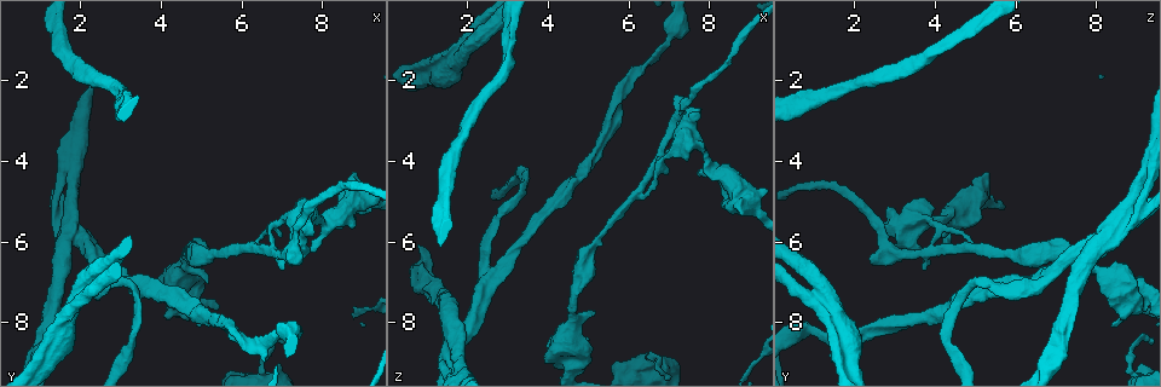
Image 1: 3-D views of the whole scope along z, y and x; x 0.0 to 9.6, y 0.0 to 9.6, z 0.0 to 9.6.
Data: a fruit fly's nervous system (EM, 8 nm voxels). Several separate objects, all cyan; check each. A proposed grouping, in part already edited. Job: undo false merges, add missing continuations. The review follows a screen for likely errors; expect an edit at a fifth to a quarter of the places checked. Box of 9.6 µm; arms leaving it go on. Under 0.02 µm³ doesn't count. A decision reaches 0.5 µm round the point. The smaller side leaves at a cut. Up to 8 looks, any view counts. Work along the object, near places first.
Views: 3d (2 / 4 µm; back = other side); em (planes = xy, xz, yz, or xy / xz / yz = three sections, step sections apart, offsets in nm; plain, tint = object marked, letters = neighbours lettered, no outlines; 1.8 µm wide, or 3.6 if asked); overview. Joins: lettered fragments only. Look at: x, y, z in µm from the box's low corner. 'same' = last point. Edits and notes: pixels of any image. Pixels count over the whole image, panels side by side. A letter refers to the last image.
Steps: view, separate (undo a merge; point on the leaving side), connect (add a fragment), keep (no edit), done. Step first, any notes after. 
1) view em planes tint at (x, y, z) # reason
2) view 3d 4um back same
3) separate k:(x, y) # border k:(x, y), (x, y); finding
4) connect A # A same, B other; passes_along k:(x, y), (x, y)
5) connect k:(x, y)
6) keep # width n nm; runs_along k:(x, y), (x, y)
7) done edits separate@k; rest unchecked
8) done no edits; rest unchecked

view 3d 4um at (1.65, 7.75, 1.55)

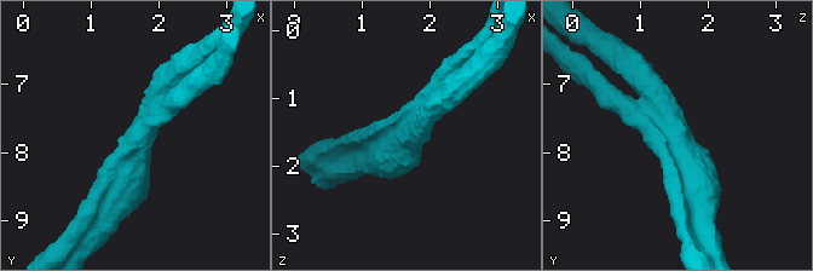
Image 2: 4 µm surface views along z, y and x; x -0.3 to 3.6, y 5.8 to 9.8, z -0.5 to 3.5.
view em 3.6um planes letters at (1.75, 7.80, 1.55) # arms 3; arm_widths 280, 340, 650 nm; need the tissue

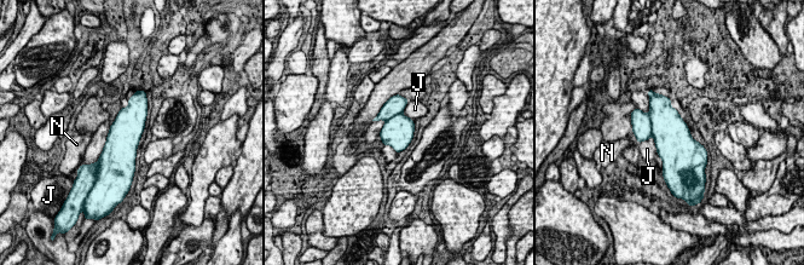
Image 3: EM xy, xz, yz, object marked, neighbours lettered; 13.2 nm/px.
keep # width 420 nm; longest_contact J 320 nm; J other, N other; continuous, no second neuron

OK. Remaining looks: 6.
view em xy step 8 tint at (2.55, 6.70, 6.85) # side arm on a straight run

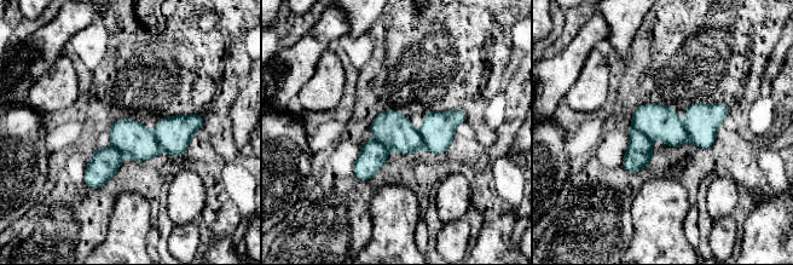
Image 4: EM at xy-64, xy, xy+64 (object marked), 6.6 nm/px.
view em yz step 4 letters same

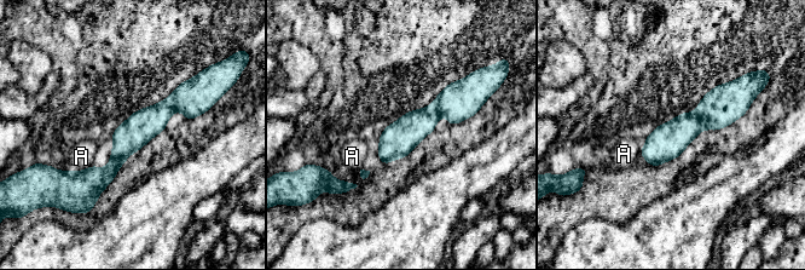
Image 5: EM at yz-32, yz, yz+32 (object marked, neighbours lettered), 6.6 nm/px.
keep # A other; runs_along 5:(197, 107), (167, 107), (102, 177), (73, 177); one neuron here

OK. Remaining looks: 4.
view em planes letters at (8.35, 5.35, 5.20) # thick end

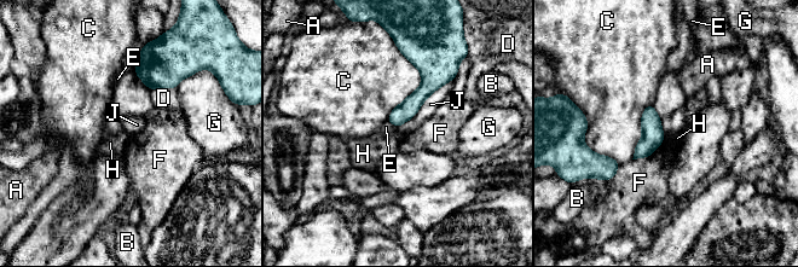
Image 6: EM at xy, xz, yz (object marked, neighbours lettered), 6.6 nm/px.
keep # A other, B other, C other, D other, E other, F other, G other, H other, J other; none of them fits

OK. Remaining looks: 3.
done no edits; rest unchecked

